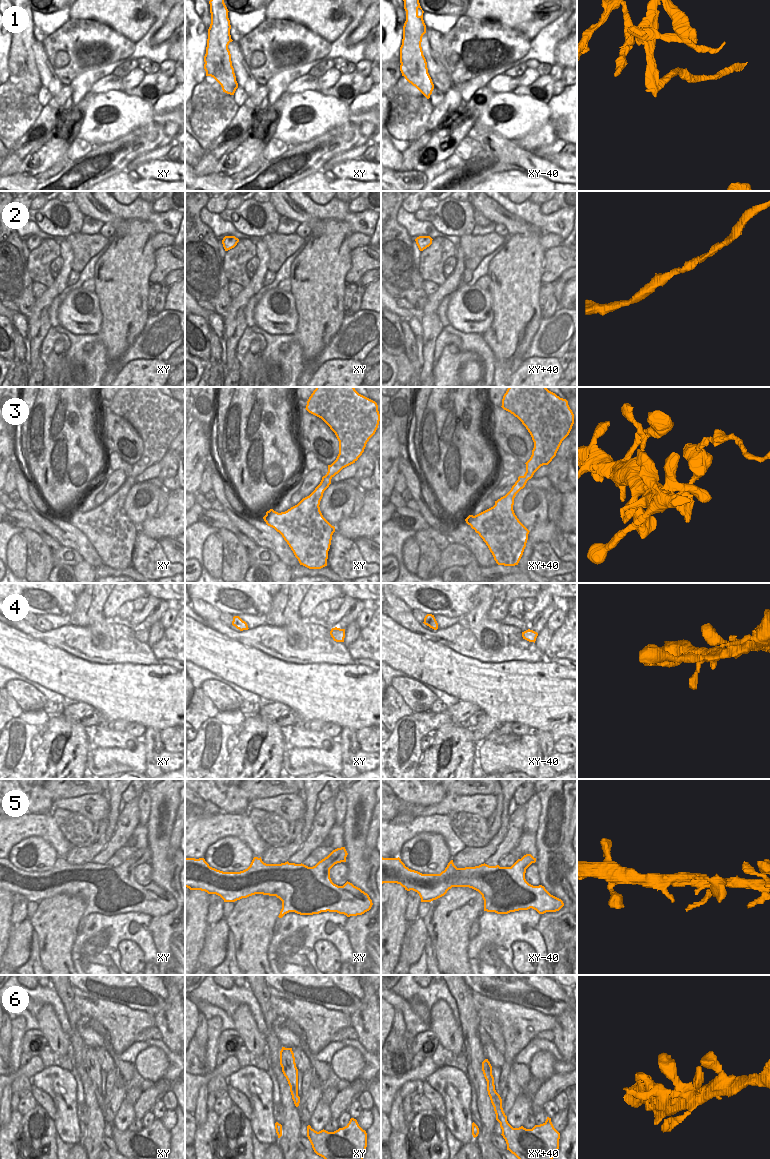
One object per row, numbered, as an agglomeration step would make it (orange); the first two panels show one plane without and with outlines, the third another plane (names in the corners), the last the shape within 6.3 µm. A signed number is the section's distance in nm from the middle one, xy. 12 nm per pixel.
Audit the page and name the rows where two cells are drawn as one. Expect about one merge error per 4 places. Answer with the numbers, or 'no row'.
1, 3

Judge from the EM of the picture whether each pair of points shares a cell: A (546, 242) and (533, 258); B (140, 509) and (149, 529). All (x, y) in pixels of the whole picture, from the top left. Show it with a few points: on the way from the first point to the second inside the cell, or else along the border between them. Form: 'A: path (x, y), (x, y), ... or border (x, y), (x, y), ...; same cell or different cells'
A: border (541, 233), (539, 243), (545, 250); different cells
B: border (156, 515), (147, 517), (138, 526); different cells

